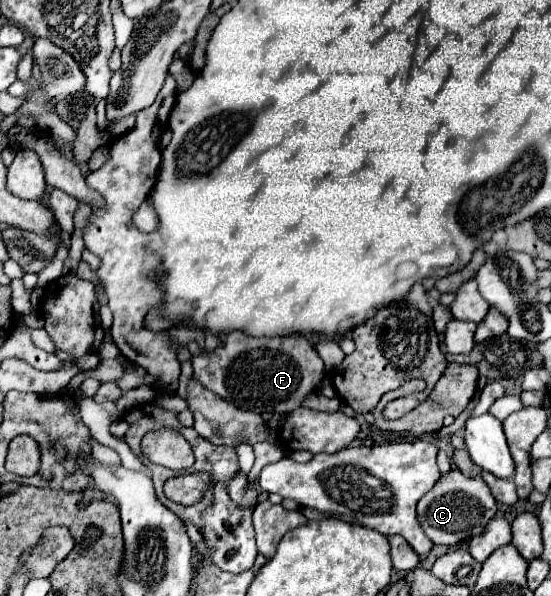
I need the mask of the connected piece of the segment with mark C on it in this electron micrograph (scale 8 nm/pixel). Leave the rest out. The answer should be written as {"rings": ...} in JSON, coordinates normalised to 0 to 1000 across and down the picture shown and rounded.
{"rings":[[[831,787],[802,797],[777,831],[759,844],[759,878],[791,914],[828,914],[871,898],[900,861],[900,837],[875,800],[846,800]]]}

